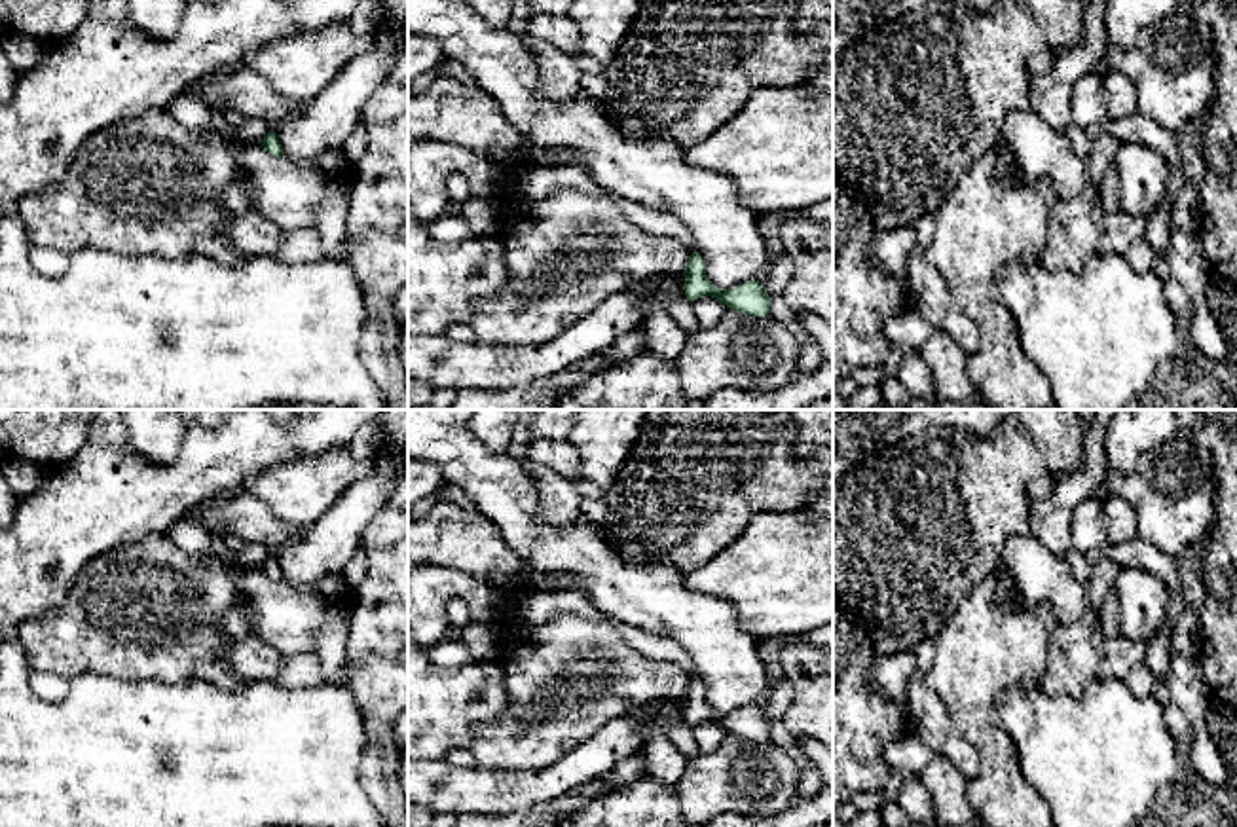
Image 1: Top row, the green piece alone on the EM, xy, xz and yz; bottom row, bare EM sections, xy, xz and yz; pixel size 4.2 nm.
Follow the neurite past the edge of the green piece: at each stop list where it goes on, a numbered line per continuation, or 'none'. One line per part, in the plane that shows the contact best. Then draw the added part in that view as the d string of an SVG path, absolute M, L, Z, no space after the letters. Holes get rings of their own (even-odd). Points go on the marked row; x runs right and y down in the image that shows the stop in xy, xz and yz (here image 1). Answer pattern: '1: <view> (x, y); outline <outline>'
none

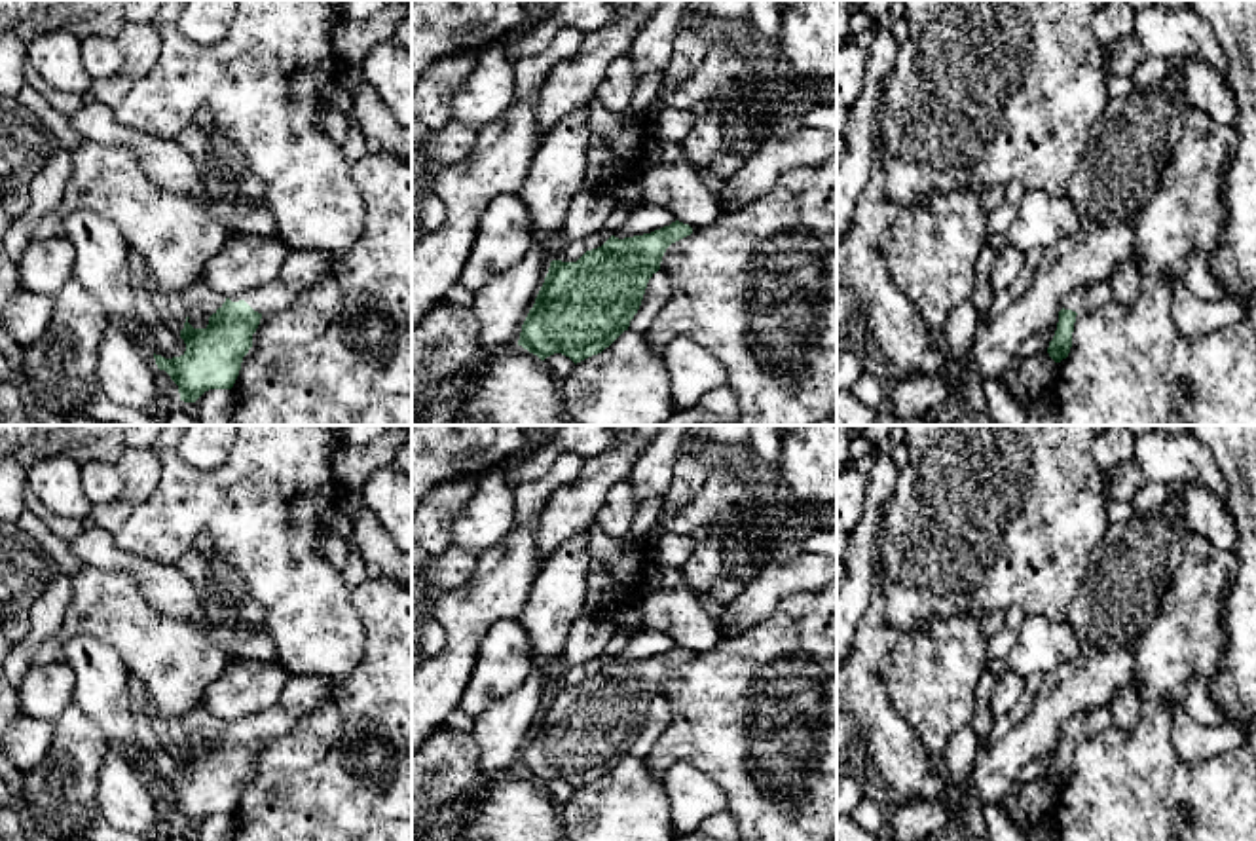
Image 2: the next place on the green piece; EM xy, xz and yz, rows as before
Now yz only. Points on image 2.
1: yz (1091, 297); outline M1100 281L1095 285L1076 287L1062 298L1062 308L1072 309L1076 313L1080 311L1095 311L1108 302L1112 302L1112 289L1108 281Z

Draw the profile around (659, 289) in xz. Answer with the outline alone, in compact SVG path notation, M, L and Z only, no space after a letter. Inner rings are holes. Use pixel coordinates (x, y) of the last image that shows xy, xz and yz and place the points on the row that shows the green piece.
M664 271L653 273L647 283L641 306L630 321L630 330L645 334L672 294L670 279Z

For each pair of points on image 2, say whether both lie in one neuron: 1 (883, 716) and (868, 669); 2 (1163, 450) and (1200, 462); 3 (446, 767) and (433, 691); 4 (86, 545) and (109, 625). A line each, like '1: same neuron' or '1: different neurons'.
1: same neuron
2: same neuron
3: different neurons
4: different neurons

